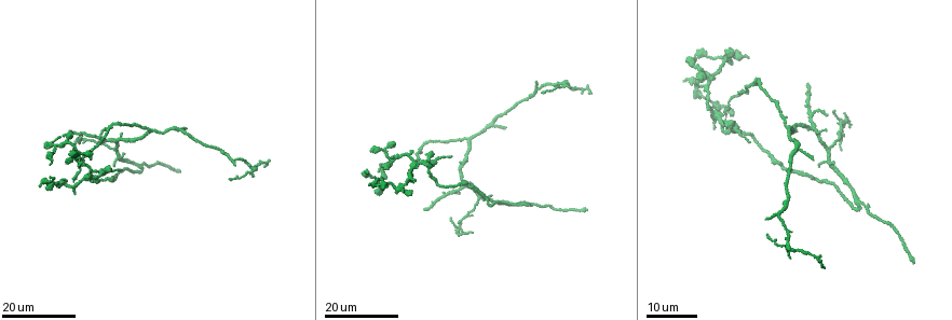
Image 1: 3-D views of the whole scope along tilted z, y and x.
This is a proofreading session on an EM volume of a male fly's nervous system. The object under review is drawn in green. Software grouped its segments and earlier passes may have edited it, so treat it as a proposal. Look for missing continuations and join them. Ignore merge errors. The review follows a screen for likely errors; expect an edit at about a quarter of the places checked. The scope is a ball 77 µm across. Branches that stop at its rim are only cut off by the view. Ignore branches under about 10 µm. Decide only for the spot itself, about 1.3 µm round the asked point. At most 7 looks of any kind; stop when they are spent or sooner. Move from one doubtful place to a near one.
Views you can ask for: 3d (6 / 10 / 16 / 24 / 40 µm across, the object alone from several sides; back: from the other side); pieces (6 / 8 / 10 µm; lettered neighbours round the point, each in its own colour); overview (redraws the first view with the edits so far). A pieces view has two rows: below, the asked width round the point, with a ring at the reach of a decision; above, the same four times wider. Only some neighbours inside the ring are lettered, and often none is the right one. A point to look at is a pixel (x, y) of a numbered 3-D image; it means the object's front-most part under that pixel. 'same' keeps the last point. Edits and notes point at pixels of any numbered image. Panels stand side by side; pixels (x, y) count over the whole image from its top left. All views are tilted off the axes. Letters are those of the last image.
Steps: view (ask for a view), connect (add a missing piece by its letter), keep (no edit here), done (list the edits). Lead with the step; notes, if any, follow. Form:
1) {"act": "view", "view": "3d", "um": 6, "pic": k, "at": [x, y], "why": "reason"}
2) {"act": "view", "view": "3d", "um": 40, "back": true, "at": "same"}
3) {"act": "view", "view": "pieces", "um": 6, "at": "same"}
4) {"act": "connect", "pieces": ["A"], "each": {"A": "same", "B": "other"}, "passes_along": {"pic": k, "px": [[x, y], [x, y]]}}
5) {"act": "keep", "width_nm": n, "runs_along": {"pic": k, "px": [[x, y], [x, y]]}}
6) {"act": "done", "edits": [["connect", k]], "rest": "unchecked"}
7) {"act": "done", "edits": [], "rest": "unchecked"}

{"act": "view", "view": "3d", "um": 24, "pic": 1, "at": [411, 195], "why": "branch stops here"}

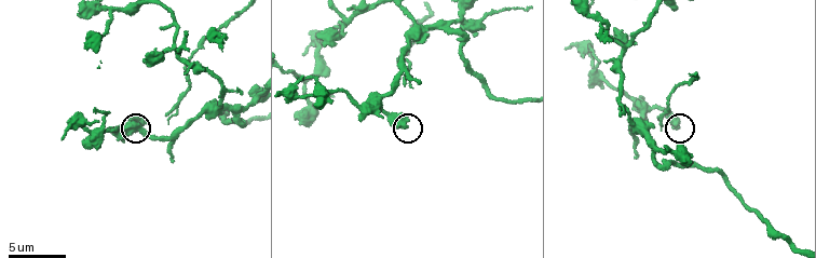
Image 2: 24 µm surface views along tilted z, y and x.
{"act": "view", "view": "pieces", "um": 8, "pic": 2, "at": [403, 124], "why": "what lies round it"}

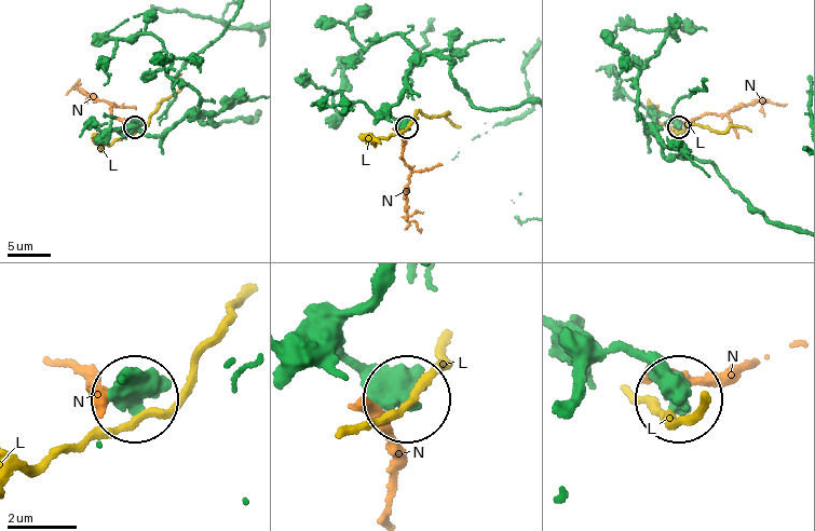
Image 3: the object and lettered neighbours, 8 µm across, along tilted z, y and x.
{"act": "keep", "each": {"L": "other", "N": "other"}, "runs_along": {"pic": 3, "px": [[458, 85], [447, 60], [416, 58], [391, 111], [405, 125]]}, "found": "no lettered piece goes on from it"}

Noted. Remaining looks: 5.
{"act": "view", "view": "3d", "um": 16, "pic": 1, "at": [505, 125], "why": "an open end"}

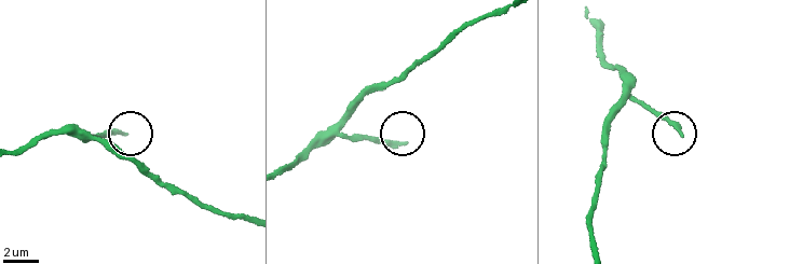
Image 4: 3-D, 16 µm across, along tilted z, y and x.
{"act": "view", "view": "pieces", "um": 10, "pic": 4, "at": [125, 131]}

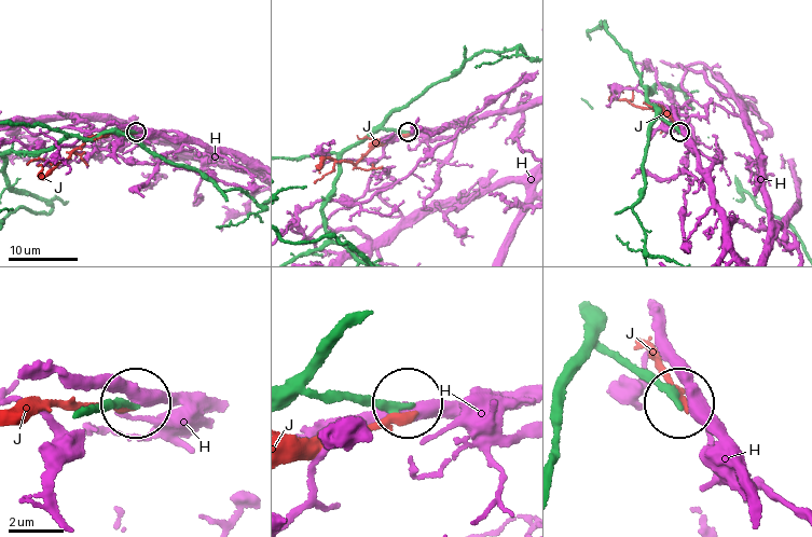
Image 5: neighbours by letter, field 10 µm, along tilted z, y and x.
{"act": "keep", "each": {"H": "other", "J": "other"}, "runs_along": {"pic": 5, "px": [[330, 200], [343, 152], [381, 129], [407, 132]]}, "found": "no lettered piece goes on from it"}

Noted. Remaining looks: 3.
{"act": "view", "view": "3d", "um": 16, "pic": 1, "at": [426, 209]}

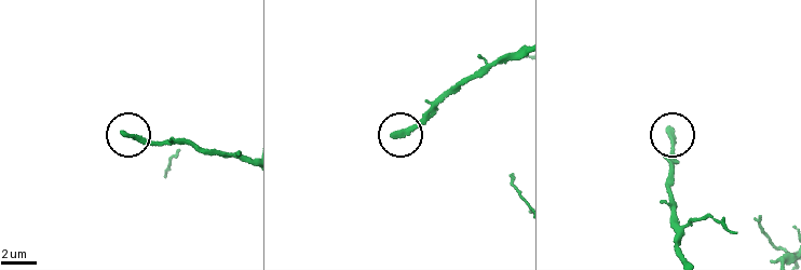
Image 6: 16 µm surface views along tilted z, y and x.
{"act": "view", "view": "pieces", "um": 8, "pic": 6, "at": [124, 133]}

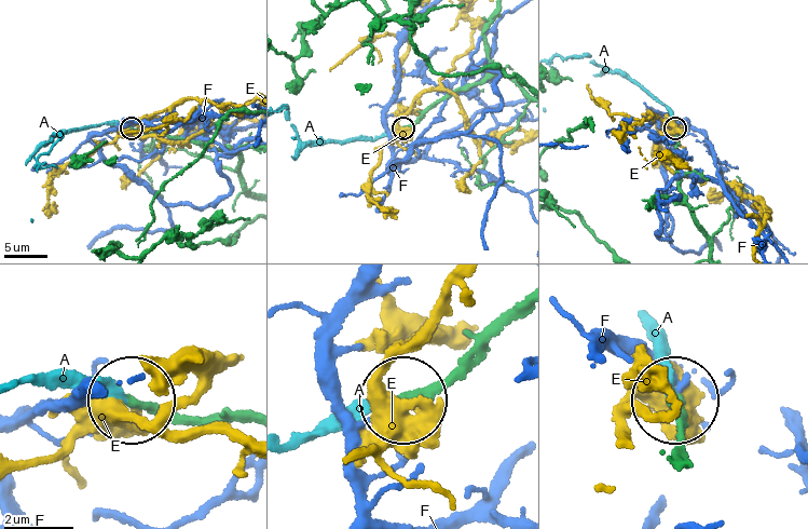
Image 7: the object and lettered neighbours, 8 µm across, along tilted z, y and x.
{"act": "connect", "pieces": ["A"], "each": {"A": "same", "E": "other", "F": "other"}, "found": "it goes on there"}

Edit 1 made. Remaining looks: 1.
{"act": "view", "view": "pieces", "um": 8, "pic": 2, "at": [418, 81], "why": "thin end"}

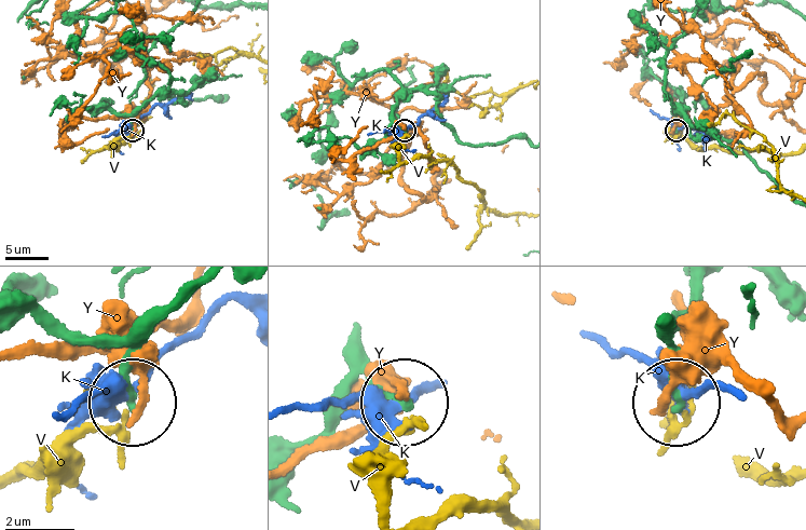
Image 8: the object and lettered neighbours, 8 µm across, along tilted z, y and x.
{"act": "keep", "each": {"K": "other", "V": "other", "Y": "other"}, "runs_along": {"pic": 8, "px": [[674, 328], [678, 402]]}, "found": "no lettered piece goes on from it"}

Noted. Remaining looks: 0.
{"act": "done", "edits": [["connect", 7]], "rest": "unchecked"}

